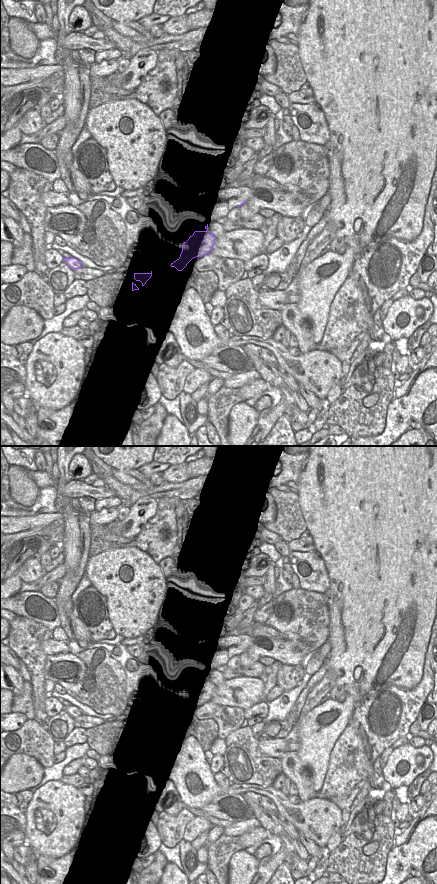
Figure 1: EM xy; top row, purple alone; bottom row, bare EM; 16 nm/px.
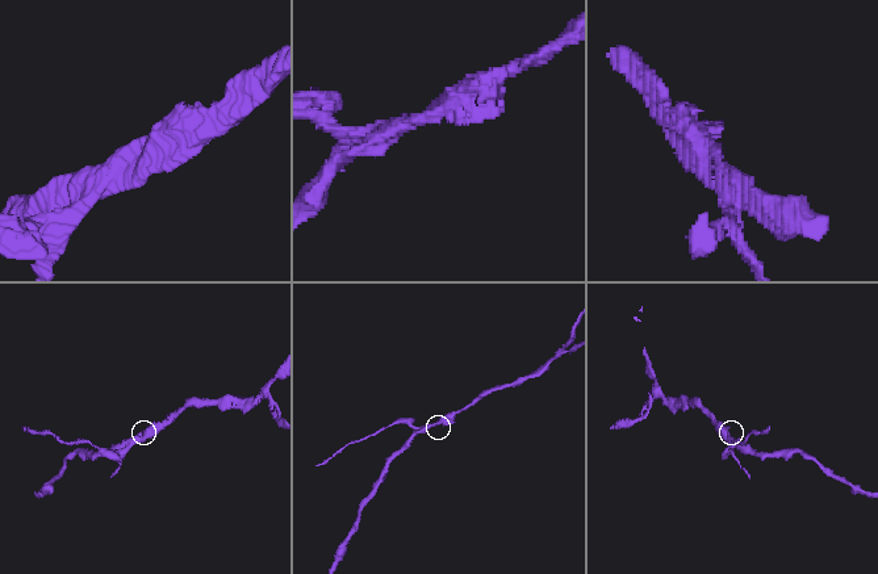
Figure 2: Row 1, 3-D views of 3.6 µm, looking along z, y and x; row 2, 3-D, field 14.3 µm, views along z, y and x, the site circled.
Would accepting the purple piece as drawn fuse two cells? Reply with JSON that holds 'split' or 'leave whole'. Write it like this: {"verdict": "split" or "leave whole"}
{"verdict": "split"}

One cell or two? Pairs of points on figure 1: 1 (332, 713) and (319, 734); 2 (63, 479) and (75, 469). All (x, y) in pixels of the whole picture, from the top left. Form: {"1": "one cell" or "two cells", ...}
{"1": "one cell", "2": "two cells"}

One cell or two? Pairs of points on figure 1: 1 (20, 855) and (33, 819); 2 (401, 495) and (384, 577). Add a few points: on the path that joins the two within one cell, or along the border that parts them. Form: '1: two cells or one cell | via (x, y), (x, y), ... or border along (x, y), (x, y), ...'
1: two cells | border along (26, 843), (39, 853)
2: one cell | via (384, 515), (384, 557)

